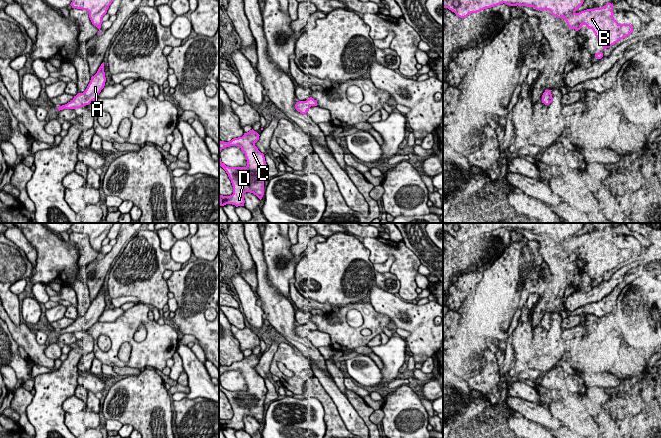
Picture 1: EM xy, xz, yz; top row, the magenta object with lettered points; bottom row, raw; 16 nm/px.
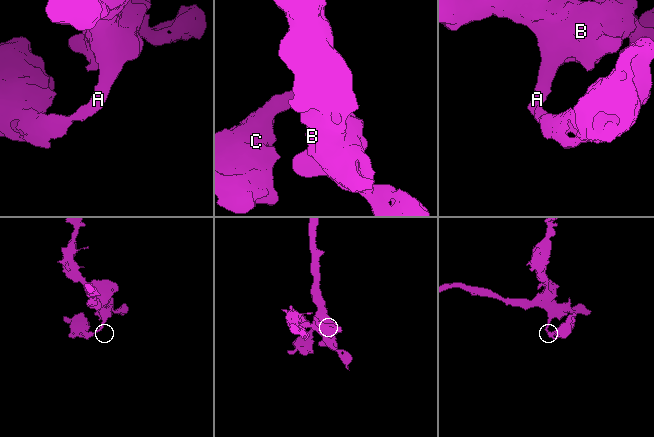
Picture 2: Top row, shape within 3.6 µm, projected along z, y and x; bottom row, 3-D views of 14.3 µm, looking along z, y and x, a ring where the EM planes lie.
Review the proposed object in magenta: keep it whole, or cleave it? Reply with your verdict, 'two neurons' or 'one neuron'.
one neuron

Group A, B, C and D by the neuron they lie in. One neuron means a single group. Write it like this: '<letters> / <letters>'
A B C D

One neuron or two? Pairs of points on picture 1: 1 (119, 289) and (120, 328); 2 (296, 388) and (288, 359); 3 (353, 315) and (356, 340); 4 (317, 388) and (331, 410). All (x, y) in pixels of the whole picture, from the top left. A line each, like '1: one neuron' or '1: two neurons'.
1: two neurons
2: one neuron
3: two neurons
4: one neuron

